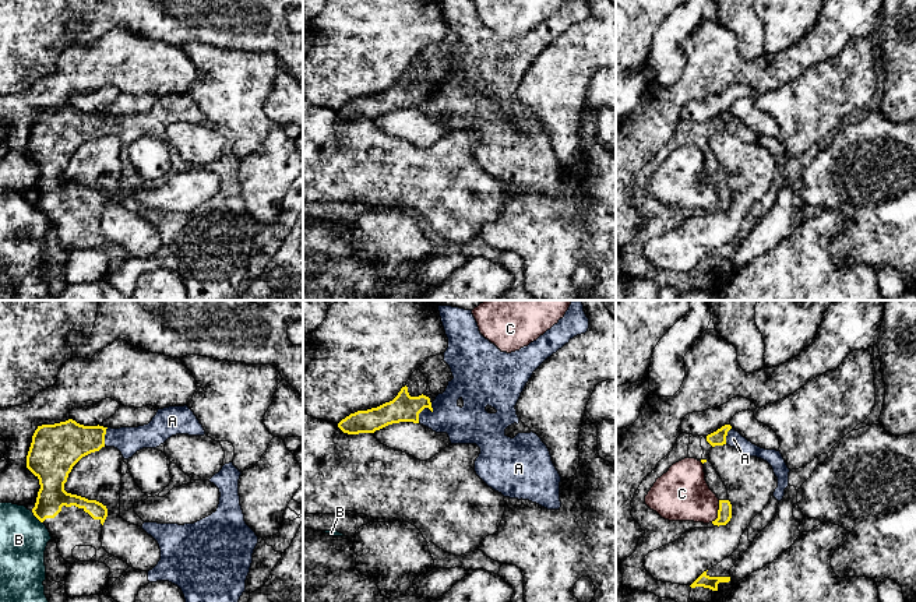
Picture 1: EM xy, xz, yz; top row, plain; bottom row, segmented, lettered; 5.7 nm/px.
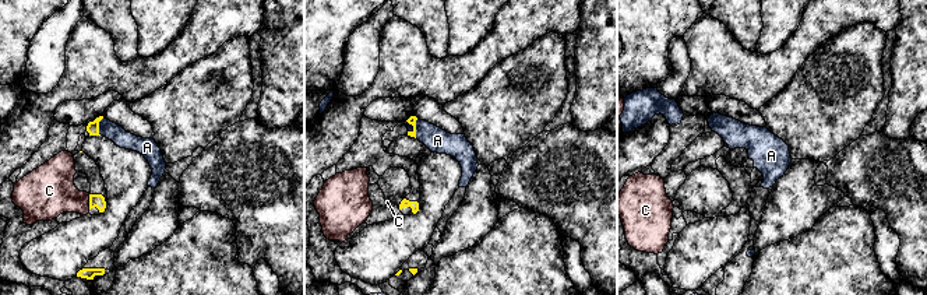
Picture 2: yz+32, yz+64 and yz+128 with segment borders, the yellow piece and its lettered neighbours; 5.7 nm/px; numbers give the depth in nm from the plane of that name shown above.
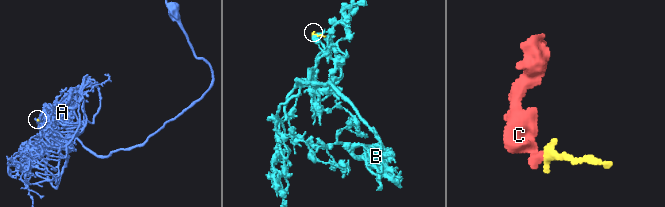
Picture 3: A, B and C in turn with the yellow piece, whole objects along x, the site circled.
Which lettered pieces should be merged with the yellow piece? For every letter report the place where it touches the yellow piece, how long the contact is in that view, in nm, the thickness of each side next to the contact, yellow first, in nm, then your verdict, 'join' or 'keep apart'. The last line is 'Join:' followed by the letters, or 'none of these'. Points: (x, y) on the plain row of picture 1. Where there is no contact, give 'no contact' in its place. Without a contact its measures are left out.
A: xz (422, 97) | 150 nm | 160/200 nm | join
B: xy (37, 204) | 100 nm | 160/280 nm | keep apart
C: yz (718, 199) | 140 nm | 80/300 nm | keep apart
Join: A

